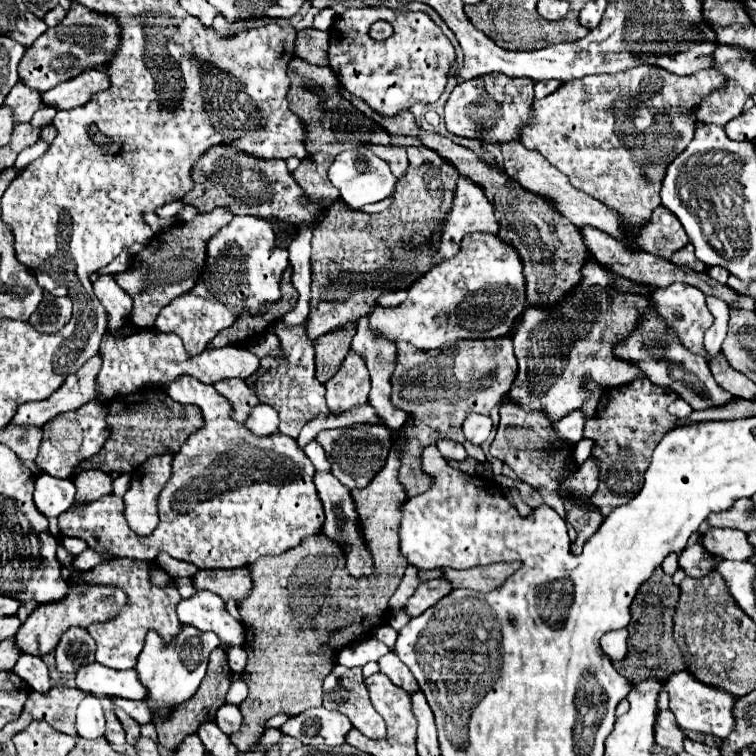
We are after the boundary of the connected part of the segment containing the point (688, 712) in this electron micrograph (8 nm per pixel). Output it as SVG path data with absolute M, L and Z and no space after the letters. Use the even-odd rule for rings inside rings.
M679 671L675 675L671 675L665 681L665 687L669 691L669 707L677 717L677 723L683 729L693 730L704 734L712 734L724 740L733 730L733 715L729 709L729 695L725 695L719 689L707 687L703 683L699 683L691 673L687 671Z

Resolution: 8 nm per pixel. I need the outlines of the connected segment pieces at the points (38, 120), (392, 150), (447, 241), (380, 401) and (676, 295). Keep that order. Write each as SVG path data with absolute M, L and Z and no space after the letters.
M41 107L39 111L35 111L35 115L33 115L33 119L31 119L31 125L33 127L43 127L43 125L49 125L51 121L53 121L53 117L55 117L55 109L51 109L51 107Z
M379 145L373 151L389 163L389 167L391 167L391 171L393 171L393 175L397 179L403 177L405 169L407 169L407 153L405 153L405 147L397 147L397 145L383 147L383 145Z
M459 177L455 201L447 215L437 253L433 255L433 265L439 265L443 259L449 259L451 255L457 255L463 235L475 231L497 233L499 225L495 221L493 207L487 201L481 187L473 181L467 181L467 177Z
M361 317L357 321L357 335L353 337L351 349L359 351L363 359L367 359L367 369L371 373L371 393L369 403L377 409L379 417L385 419L387 427L391 431L397 431L405 419L407 413L395 409L391 405L389 393L391 393L391 363L395 363L395 345L389 339L383 339L381 335L375 335L371 325L367 323L367 317Z
M673 283L667 289L657 289L653 299L659 315L677 331L683 345L695 355L707 357L707 351L703 351L703 333L711 327L713 315L705 305L705 295L691 285Z

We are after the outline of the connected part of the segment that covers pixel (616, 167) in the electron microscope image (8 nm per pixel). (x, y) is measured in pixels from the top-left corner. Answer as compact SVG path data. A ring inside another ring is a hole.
M639 65L615 75L587 75L583 79L573 79L571 83L563 83L555 93L533 103L535 123L523 129L523 141L527 149L539 151L553 167L565 173L575 189L617 211L623 217L621 223L625 233L637 235L637 231L651 219L653 209L661 205L659 189L667 165L693 139L697 127L695 109L707 95L721 91L727 85L727 79L729 77L717 69L679 77L655 65Z

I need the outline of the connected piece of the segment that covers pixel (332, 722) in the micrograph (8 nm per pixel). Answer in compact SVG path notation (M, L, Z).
M315 707L303 711L303 715L285 721L281 731L303 745L343 745L351 731L351 721L337 711Z

